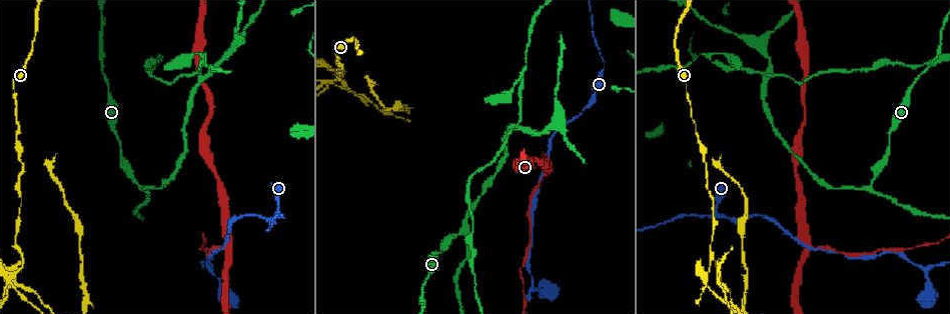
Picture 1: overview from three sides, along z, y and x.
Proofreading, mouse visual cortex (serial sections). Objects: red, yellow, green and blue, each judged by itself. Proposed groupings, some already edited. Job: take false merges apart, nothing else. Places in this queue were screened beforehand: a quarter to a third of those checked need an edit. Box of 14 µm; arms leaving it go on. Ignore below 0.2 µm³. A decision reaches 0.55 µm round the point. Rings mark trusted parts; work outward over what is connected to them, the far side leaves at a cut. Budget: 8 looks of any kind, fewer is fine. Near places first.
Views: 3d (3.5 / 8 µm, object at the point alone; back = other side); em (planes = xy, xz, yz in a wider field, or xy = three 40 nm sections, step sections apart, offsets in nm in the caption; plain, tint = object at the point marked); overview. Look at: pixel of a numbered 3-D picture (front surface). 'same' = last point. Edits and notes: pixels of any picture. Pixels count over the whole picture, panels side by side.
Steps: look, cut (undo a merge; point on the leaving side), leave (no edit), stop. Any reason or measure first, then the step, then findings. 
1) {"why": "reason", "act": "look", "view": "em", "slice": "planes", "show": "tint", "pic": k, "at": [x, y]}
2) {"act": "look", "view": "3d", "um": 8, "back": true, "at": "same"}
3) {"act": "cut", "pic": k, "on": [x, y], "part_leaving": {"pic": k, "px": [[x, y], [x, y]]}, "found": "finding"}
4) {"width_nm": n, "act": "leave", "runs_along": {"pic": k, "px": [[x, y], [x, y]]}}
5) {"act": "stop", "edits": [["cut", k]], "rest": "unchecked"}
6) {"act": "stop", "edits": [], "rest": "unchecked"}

{"why": "sudden change in width", "act": "look", "view": "3d", "um": 8, "pic": 1, "at": [108, 91]}

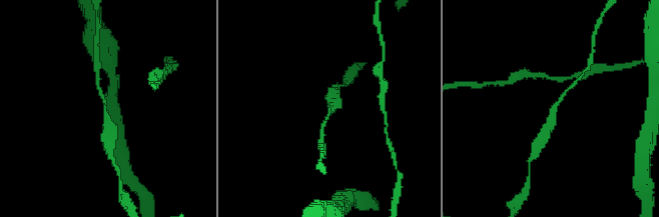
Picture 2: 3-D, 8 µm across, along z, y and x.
{"act": "look", "view": "3d", "um": 3.5, "pic": 2, "at": [555, 107]}

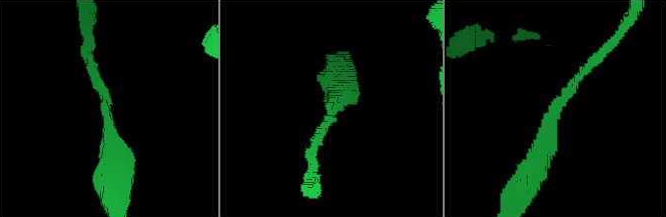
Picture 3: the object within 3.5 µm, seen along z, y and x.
{"arm_widths_nm": [150, 400], "act": "look", "view": "em", "slice": "xy", "step": 2, "show": "tint", "pic": 3, "at": [555, 112]}

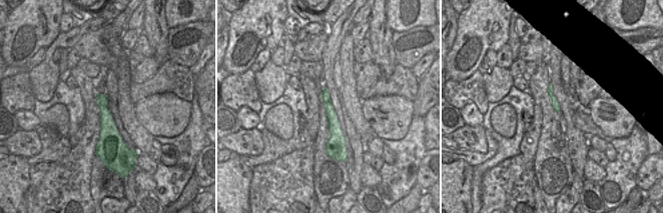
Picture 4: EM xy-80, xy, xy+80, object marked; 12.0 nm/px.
{"act": "leave", "found": "one cell here"}

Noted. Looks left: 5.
{"why": "calibre changes", "act": "look", "view": "3d", "um": 8, "pic": 1, "at": [463, 232]}

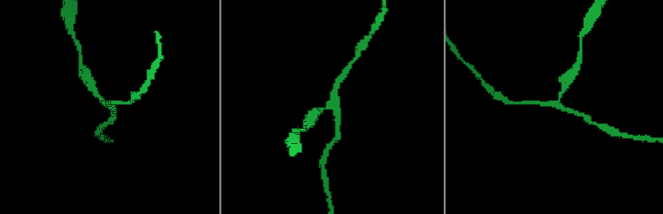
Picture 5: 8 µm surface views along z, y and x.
{"arms": 3, "arm_widths_nm": [200, 200, 250], "why": "shape alone is not enough", "act": "look", "view": "em", "slice": "xy", "step": 2, "show": "tint", "pic": 5, "at": [555, 105]}

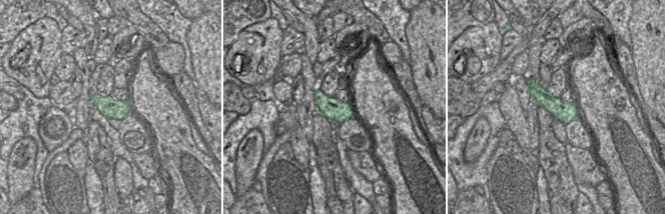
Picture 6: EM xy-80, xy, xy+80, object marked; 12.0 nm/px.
{"act": "leave", "runs_along": {"pic": 6, "px": [[530, 83], [552, 105], [577, 115]]}, "found": "all the same cell"}

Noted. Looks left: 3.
{"why": "thin neck", "act": "look", "view": "3d", "um": 3.5, "back": true, "pic": 1, "at": [715, 214]}

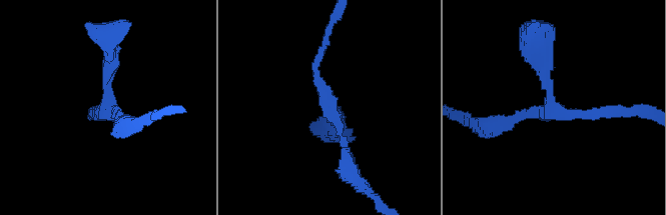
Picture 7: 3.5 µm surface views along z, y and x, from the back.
{"act": "look", "view": "em", "slice": "xy", "step": 1, "show": "tint", "pic": 7, "at": [105, 106]}

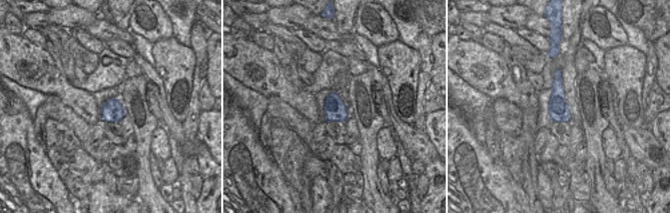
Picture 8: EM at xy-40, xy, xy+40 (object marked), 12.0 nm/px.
{"width_nm": 260, "act": "leave", "runs_along": {"pic": 7, "px": [[539, 40], [550, 108], [496, 126]]}, "found": "continuous, no second cell"}

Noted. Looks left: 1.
{"act": "stop", "edits": [], "rest": "unchecked"}

